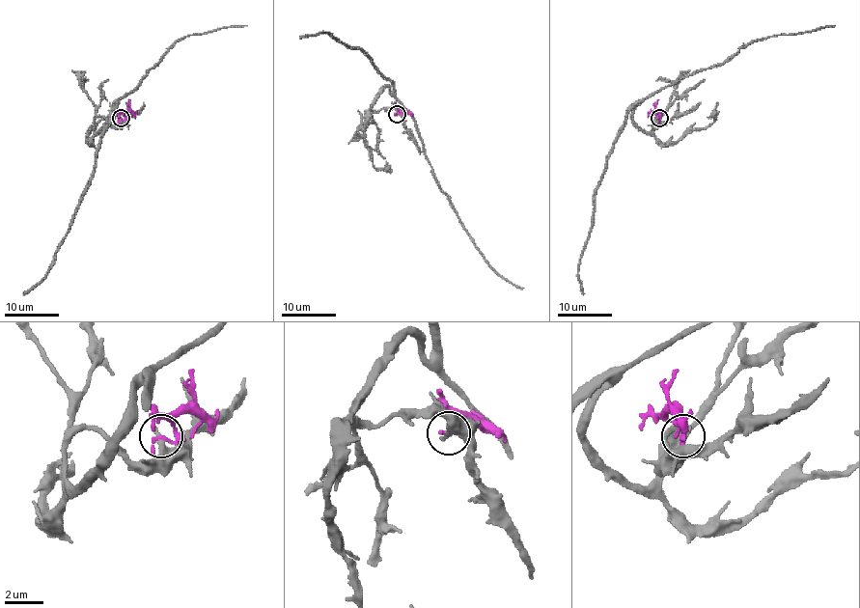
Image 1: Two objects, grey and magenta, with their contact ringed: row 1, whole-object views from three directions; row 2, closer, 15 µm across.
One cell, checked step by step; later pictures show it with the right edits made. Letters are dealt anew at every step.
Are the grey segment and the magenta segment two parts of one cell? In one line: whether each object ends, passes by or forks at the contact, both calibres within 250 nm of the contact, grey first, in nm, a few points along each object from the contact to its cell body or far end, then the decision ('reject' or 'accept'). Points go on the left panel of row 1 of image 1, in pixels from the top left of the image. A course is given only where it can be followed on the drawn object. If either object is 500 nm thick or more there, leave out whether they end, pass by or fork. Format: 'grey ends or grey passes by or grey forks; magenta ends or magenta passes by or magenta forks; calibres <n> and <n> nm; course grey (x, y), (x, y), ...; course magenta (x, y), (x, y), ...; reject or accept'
grey ends; magenta ends; calibres 400 and 240 nm; course grey (121, 119), (118, 125), (97, 119), (94, 129), (97, 132), (114, 105), (182, 38), (247, 25); course magenta (121, 119), (124, 119), (129, 107), (128, 99); reject

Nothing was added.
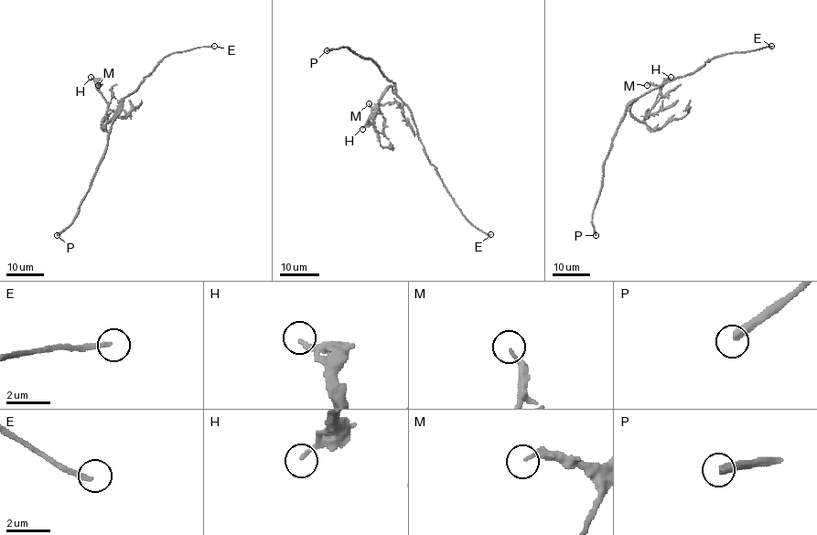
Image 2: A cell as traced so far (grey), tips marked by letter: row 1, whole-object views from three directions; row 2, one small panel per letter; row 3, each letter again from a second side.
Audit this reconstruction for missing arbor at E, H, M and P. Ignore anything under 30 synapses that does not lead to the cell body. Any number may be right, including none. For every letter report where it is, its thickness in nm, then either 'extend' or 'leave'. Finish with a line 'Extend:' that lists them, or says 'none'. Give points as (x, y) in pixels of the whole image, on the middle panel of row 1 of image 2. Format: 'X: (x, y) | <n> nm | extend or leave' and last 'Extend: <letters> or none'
E: (490, 234) | 200 nm | extend
H: (362, 129) | 180 nm | leave
M: (369, 103) | 170 nm | leave
P: (327, 50) | 380 nm | leave
Extend: E

